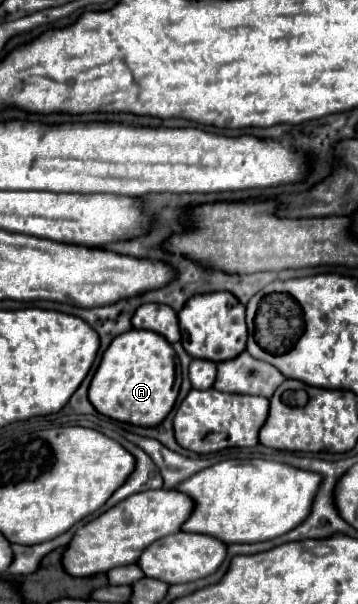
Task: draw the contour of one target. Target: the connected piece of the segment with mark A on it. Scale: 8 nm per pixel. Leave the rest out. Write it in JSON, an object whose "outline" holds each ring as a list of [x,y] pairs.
{"outline":[[[128,330],[106,348],[90,382],[88,398],[92,406],[108,418],[136,426],[158,426],[176,404],[180,390],[174,360],[176,352],[162,336],[150,330]]]}

